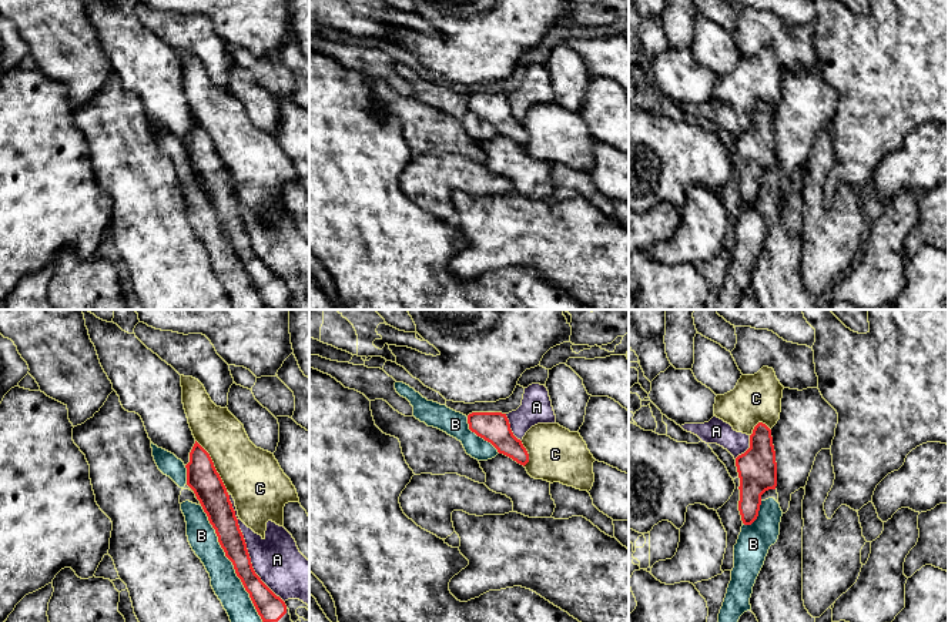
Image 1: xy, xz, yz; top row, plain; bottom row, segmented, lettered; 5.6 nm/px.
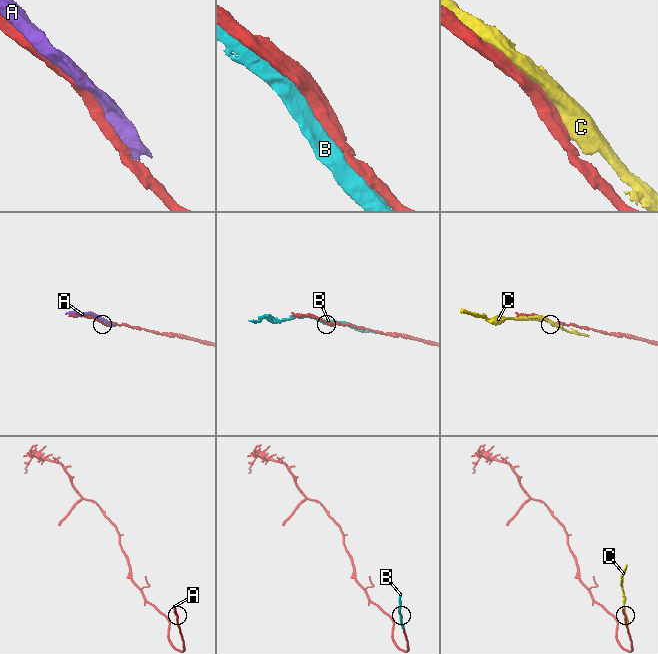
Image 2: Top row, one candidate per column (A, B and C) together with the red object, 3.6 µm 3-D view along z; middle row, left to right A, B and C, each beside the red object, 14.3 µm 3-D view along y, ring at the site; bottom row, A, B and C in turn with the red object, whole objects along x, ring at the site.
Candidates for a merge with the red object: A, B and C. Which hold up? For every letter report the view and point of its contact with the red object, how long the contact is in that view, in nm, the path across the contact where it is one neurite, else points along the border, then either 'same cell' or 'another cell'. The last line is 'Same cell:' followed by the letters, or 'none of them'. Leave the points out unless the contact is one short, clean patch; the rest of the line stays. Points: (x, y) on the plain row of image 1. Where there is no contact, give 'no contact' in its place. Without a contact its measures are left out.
A: contact xy (245, 227); length 700 nm; another cell
B: contact xy (233, 244); length 750 nm; another cell
C: contact xy (213, 146); length 340 nm; another cell
Same cell: none of them

